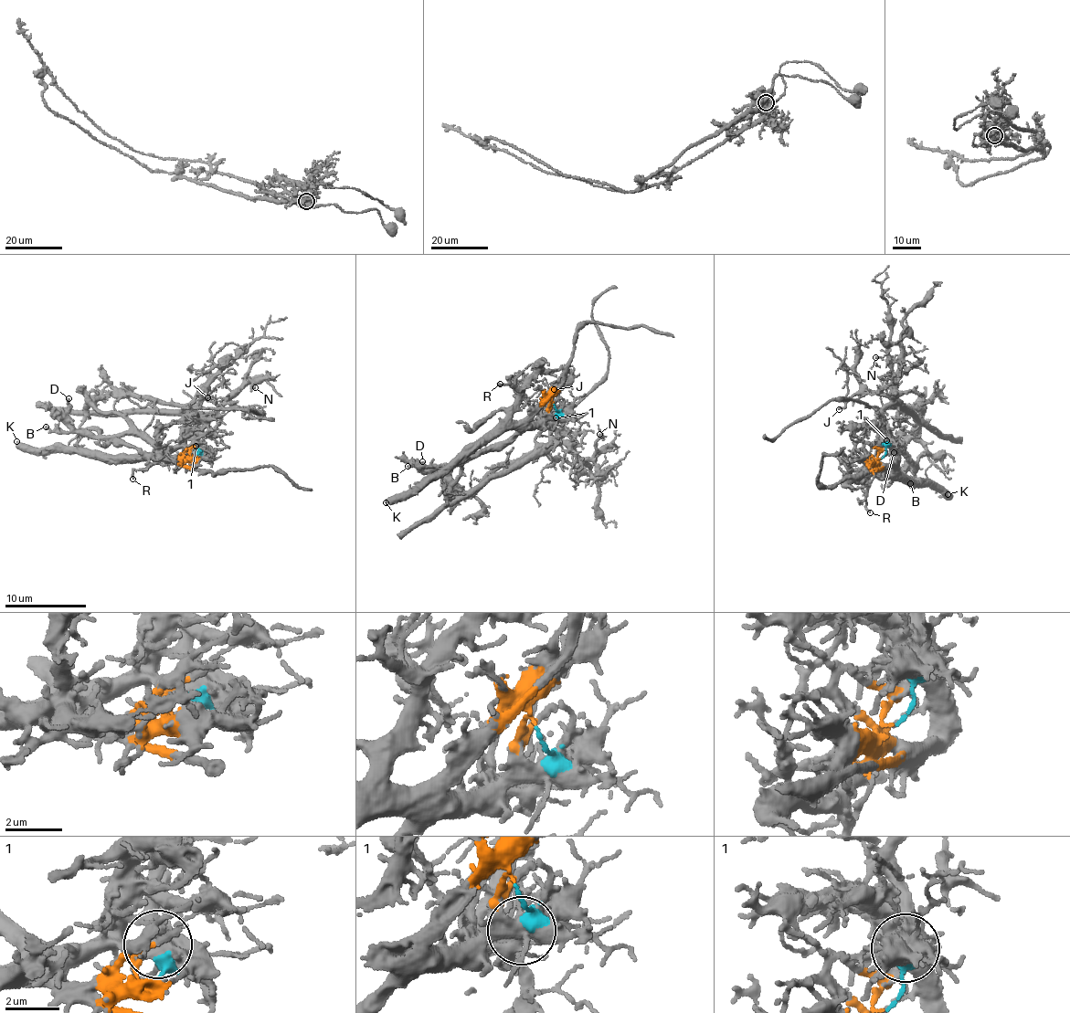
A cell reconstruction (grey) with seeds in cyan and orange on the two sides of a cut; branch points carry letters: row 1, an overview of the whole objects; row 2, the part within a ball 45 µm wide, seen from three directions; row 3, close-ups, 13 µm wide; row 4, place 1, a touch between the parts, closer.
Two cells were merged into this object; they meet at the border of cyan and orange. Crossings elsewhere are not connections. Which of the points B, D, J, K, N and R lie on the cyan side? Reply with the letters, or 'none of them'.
J, N

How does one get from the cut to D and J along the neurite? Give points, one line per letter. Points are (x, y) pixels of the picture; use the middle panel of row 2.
D: (553, 404), (547, 399), (495, 448), (483, 448), (460, 463), (427, 469), (423, 460)
J: (553, 404), (556, 415), (551, 429), (554, 430), (551, 446), (554, 389)

